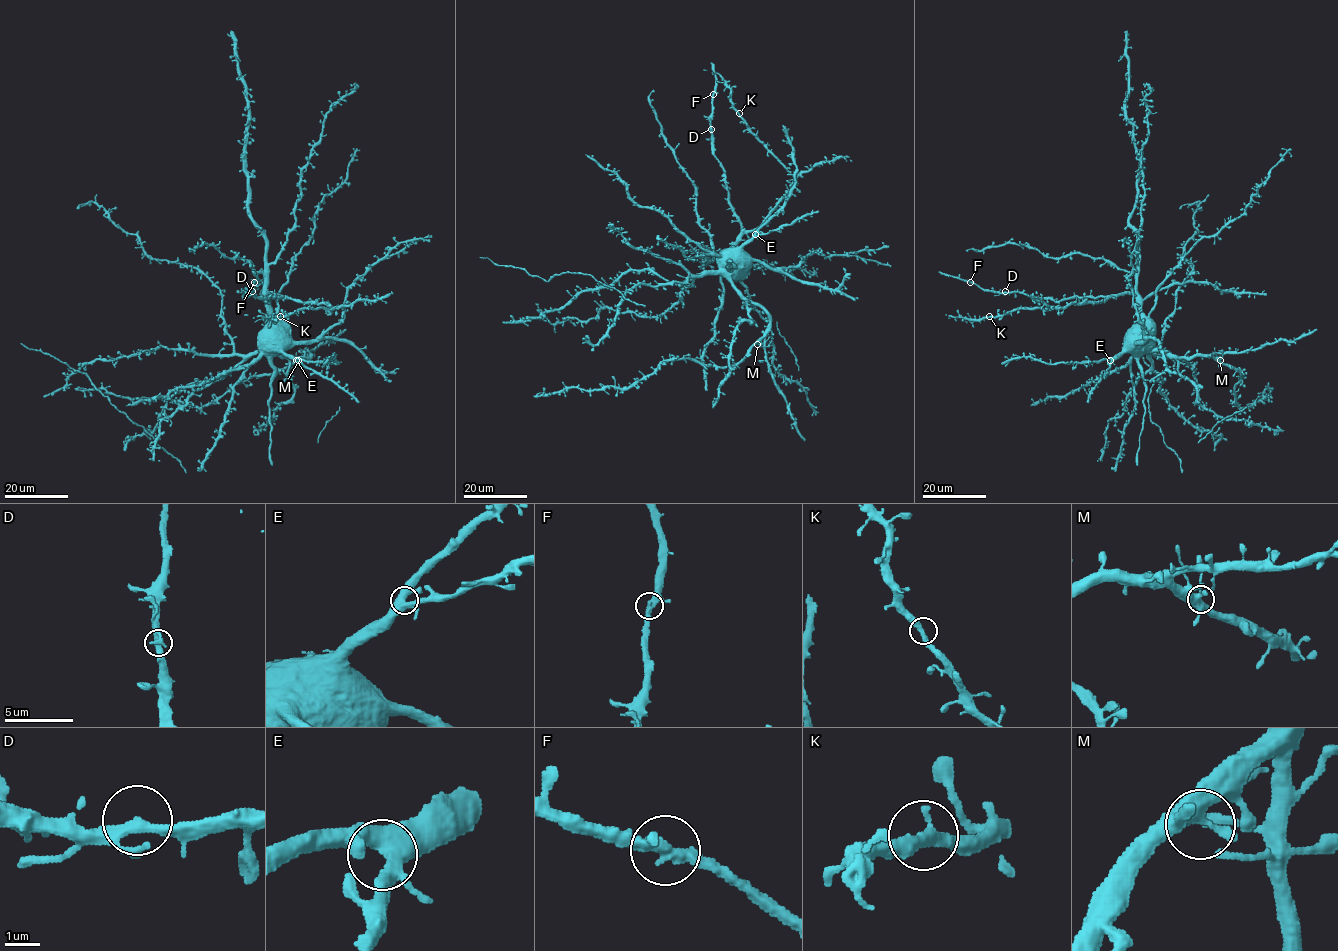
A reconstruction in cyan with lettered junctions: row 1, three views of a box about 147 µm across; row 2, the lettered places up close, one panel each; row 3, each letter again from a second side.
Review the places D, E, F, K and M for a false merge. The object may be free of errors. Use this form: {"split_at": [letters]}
{"split_at": []}

